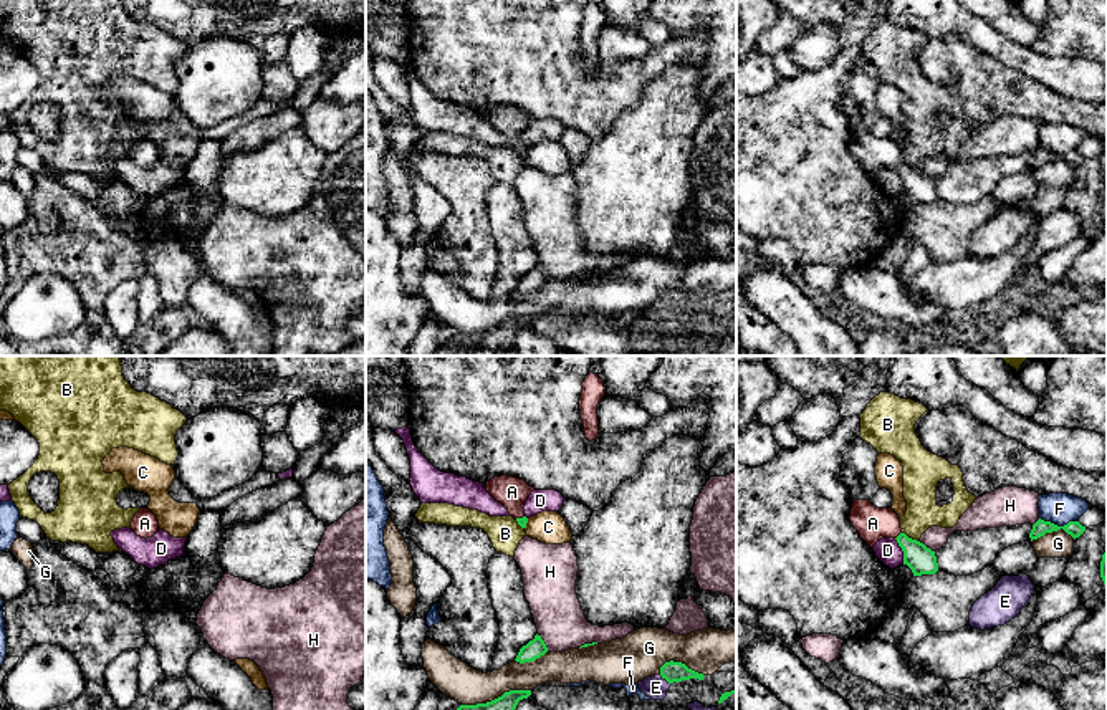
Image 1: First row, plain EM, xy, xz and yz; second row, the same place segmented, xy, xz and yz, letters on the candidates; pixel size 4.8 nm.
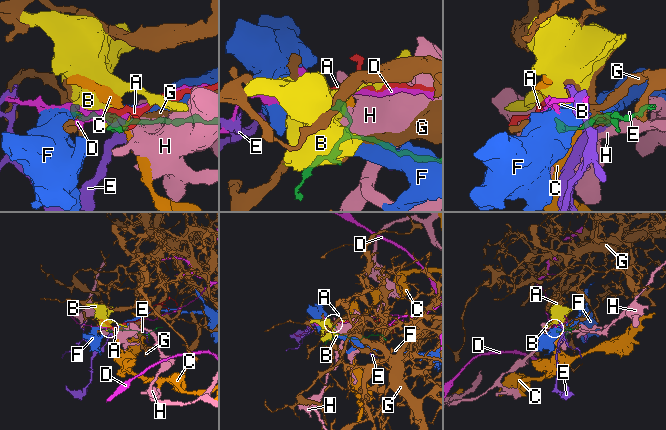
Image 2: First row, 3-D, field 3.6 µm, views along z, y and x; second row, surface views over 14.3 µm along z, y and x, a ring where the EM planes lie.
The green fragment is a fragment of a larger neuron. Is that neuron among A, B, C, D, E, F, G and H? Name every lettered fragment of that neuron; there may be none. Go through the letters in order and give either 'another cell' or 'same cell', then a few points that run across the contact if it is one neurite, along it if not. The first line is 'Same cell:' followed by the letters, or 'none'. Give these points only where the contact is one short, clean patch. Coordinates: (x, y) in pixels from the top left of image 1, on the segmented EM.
Same cell: A
A: same cell; line yz (917, 556), (899, 535), (886, 523), (872, 523)
B: another cell; line yz (902, 532), (919, 542)
C: another cell; line xz (528, 518), (525, 528)
D: another cell; line yz (894, 538), (902, 551), (904, 563)
E: another cell
F: another cell
G: another cell
H: another cell

